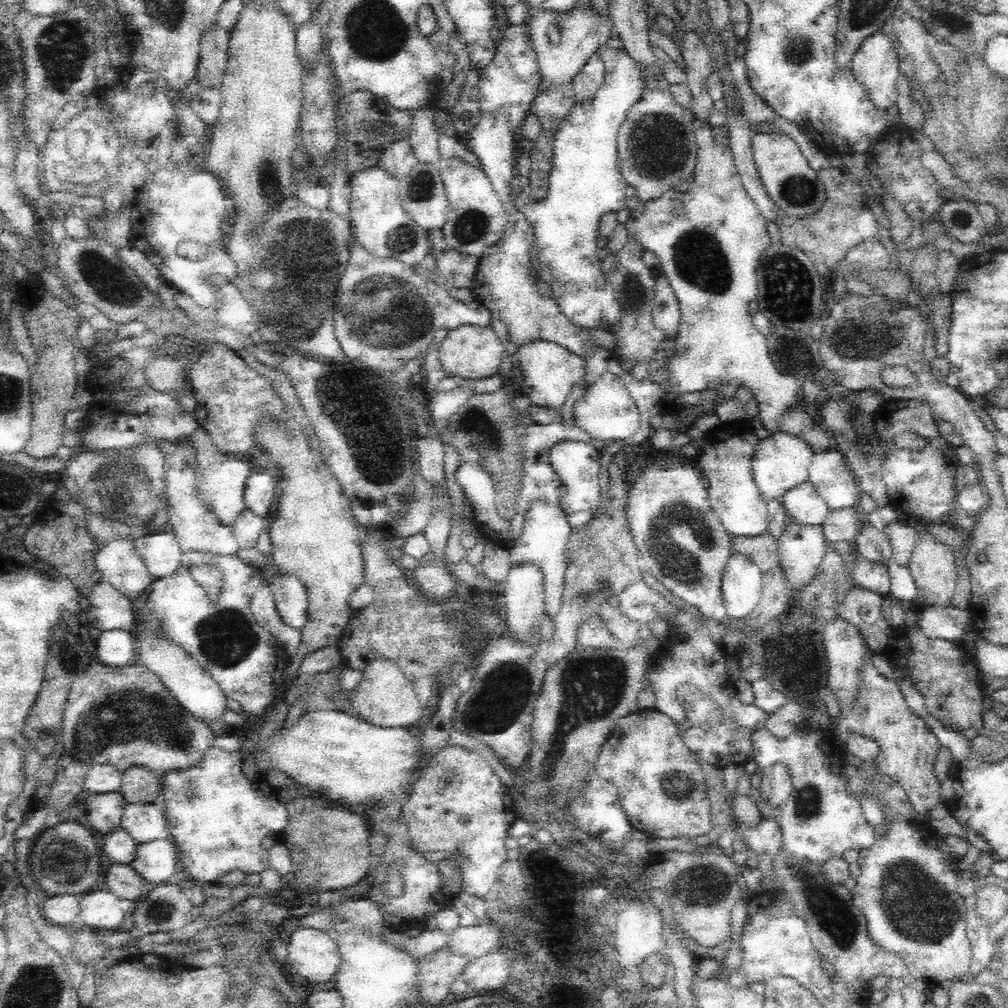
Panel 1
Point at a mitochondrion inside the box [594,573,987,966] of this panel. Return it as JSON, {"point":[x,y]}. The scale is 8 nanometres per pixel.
{"point":[916,907]}

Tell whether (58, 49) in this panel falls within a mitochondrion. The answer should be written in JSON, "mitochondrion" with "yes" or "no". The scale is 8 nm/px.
{"mitochondrion":"yes"}

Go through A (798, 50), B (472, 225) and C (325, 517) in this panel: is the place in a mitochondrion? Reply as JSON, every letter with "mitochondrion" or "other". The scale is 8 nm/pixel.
{"A":"mitochondrion","B":"mitochondrion","C":"other"}

